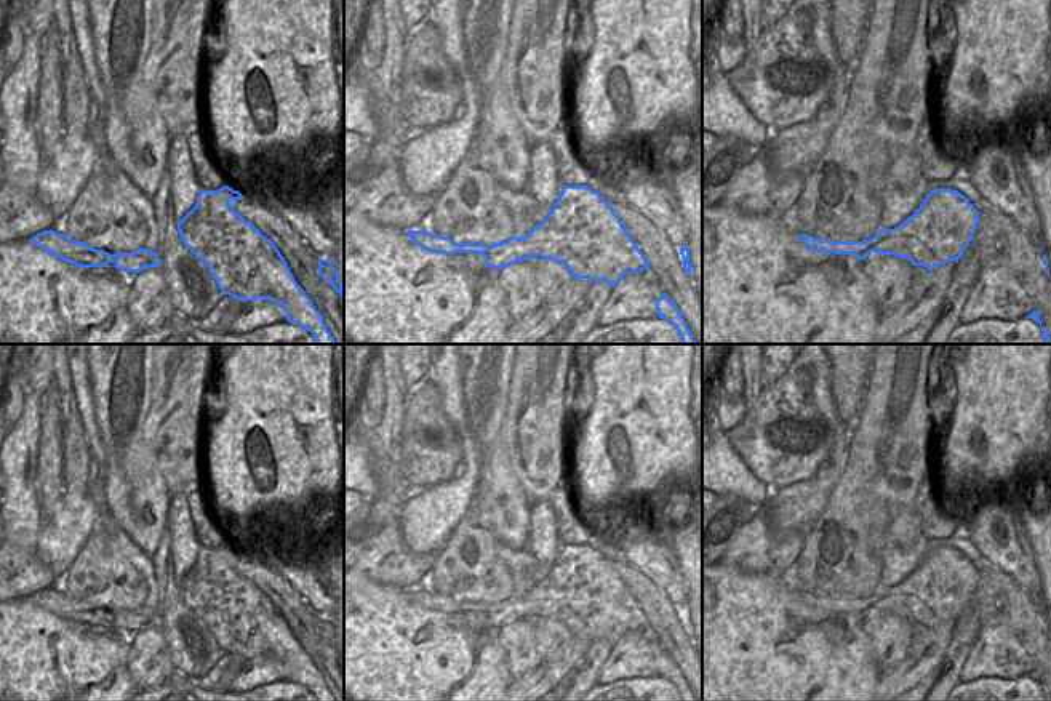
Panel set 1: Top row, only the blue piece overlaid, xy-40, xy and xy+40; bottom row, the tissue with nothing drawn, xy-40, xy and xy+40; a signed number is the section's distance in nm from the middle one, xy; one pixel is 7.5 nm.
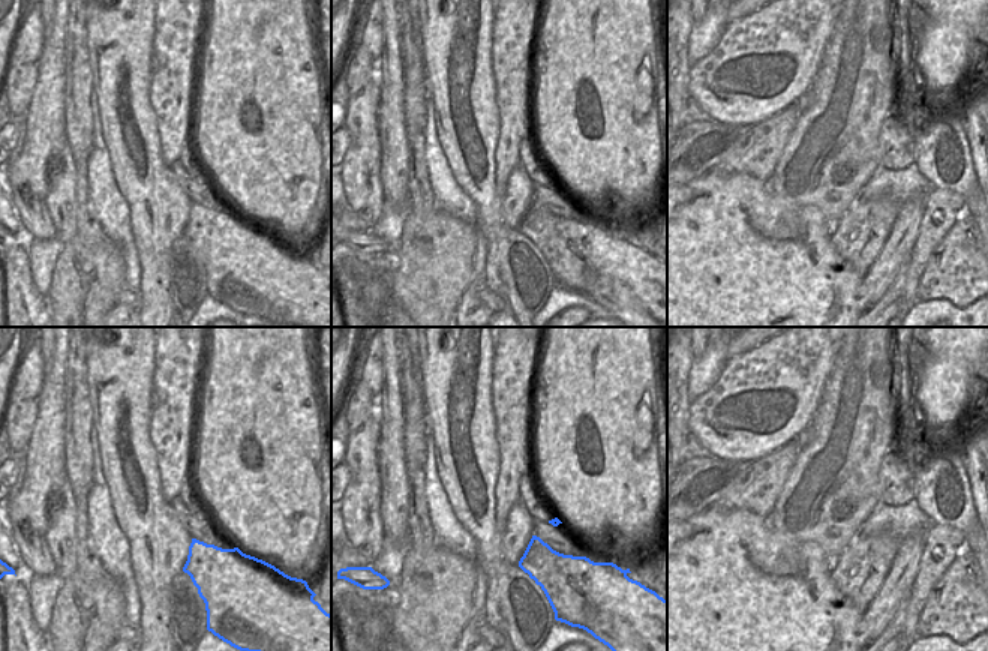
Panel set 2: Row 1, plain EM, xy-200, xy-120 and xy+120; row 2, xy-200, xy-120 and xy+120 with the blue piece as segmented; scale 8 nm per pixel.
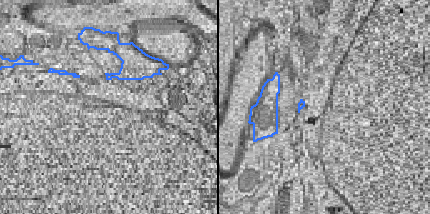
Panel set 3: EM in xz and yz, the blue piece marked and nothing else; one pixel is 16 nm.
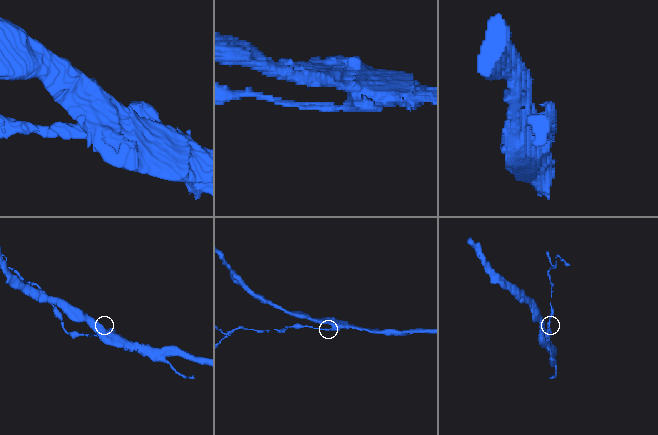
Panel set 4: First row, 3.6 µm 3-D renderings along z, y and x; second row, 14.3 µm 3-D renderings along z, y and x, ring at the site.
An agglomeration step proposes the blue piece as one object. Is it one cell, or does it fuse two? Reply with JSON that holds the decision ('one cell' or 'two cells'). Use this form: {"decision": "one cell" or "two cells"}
{"decision": "two cells"}

